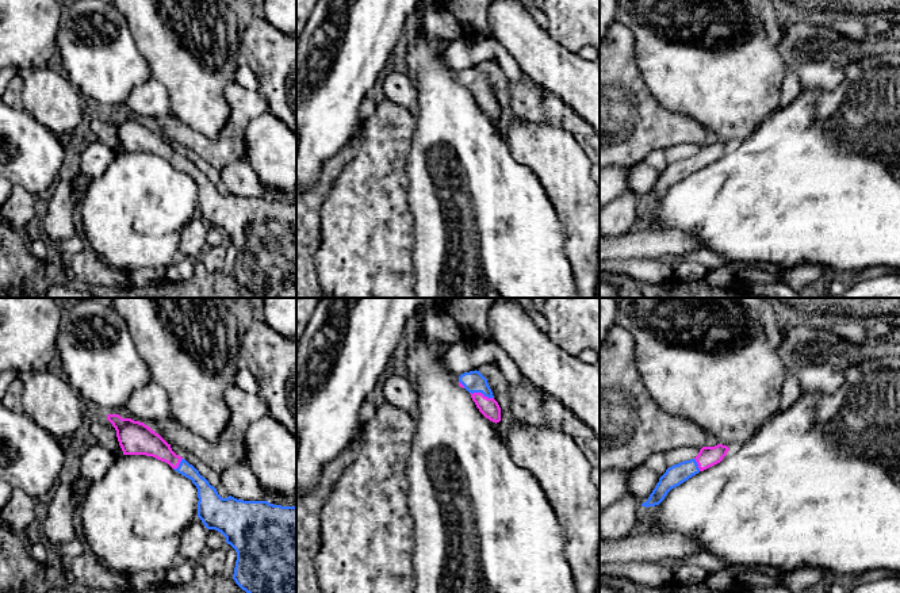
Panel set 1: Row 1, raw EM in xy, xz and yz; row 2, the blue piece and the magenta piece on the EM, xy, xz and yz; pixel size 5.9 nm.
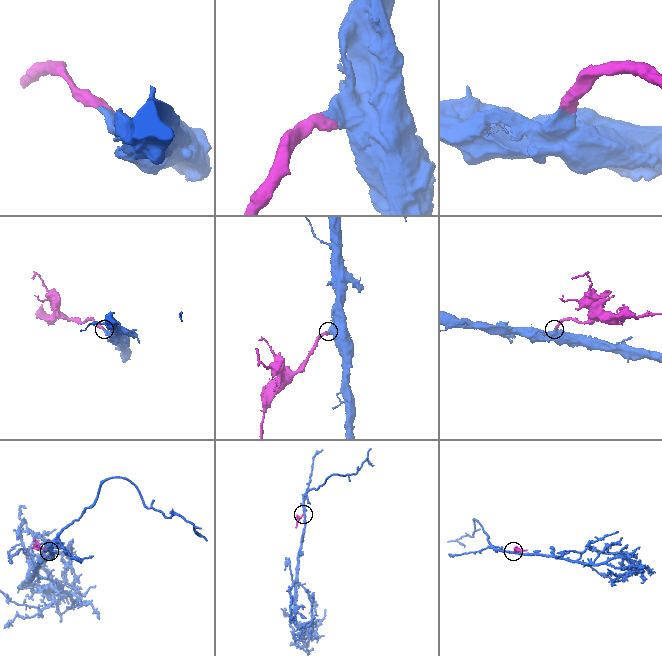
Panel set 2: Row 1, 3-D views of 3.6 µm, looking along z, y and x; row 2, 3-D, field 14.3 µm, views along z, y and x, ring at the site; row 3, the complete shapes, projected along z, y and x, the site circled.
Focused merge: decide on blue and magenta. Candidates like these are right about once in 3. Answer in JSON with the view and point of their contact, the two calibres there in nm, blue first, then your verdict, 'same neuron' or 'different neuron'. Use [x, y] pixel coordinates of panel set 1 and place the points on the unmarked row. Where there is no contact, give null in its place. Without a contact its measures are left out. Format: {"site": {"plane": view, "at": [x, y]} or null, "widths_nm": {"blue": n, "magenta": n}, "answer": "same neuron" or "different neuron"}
{"site": {"plane": "xz", "at": [482, 90]}, "widths_nm": {"blue": 130, "magenta": 110}, "answer": "same neuron"}

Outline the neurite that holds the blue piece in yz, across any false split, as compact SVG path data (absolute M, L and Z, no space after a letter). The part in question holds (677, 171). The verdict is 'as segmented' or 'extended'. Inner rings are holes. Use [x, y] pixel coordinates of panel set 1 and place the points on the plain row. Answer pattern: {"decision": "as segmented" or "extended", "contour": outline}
{"decision": "extended", "contour": "M723 141L702 144L694 156L669 164L642 203L648 204L659 202L671 185L679 183L700 168L720 160L728 148L729 145Z"}

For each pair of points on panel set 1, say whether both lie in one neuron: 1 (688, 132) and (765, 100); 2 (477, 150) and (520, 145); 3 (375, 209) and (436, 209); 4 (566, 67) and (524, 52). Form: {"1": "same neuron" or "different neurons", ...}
{"1": "different neurons", "2": "different neurons", "3": "different neurons", "4": "same neuron"}

